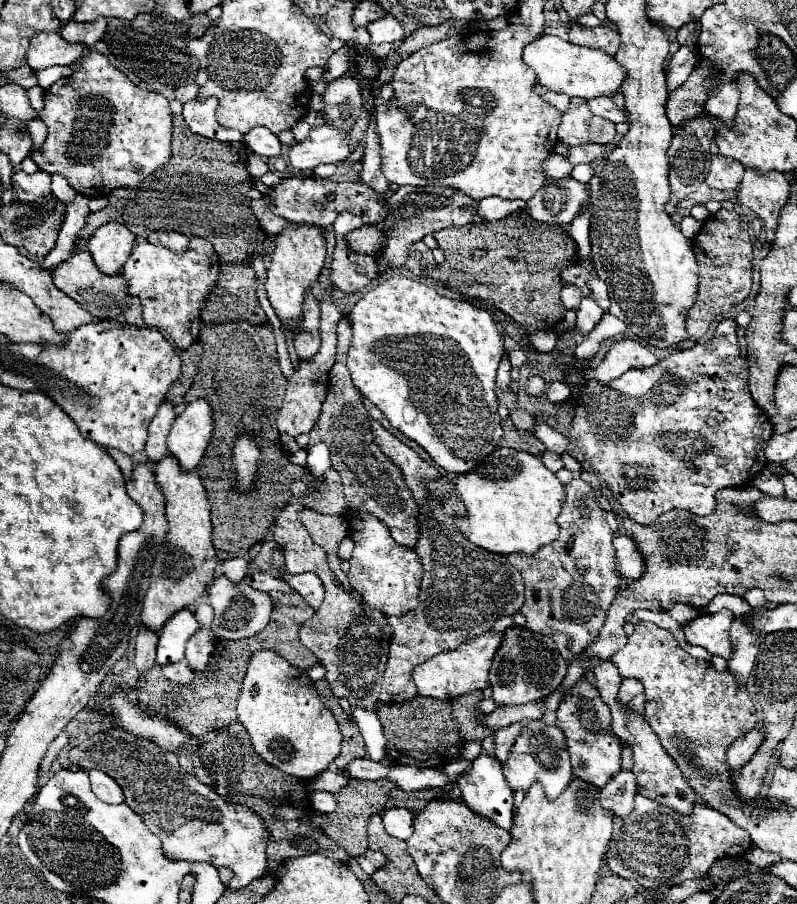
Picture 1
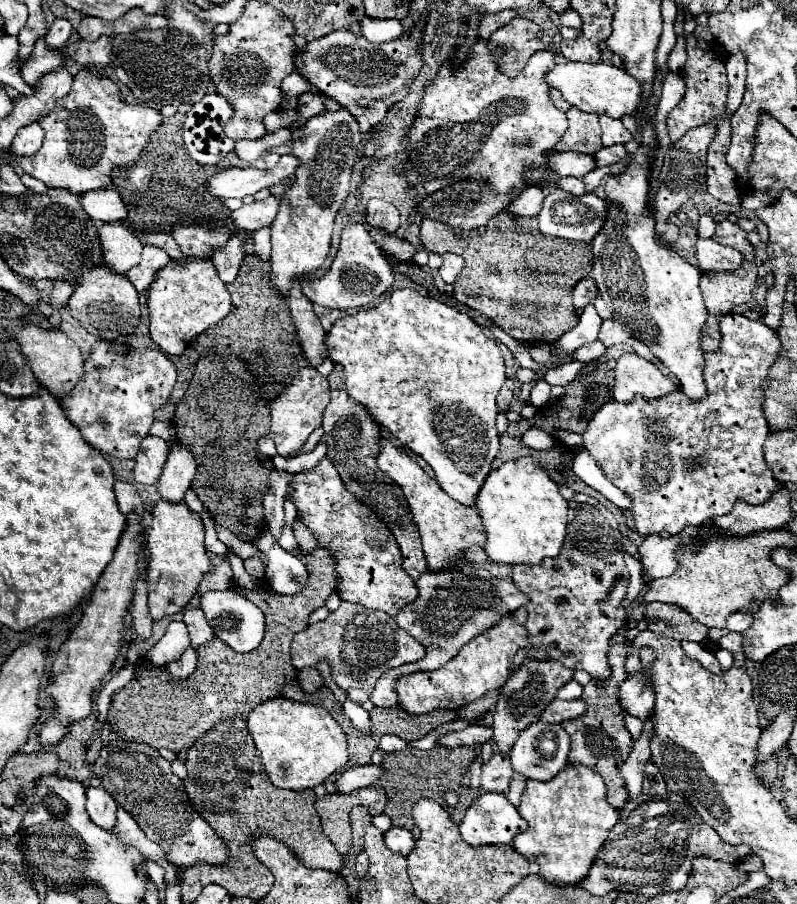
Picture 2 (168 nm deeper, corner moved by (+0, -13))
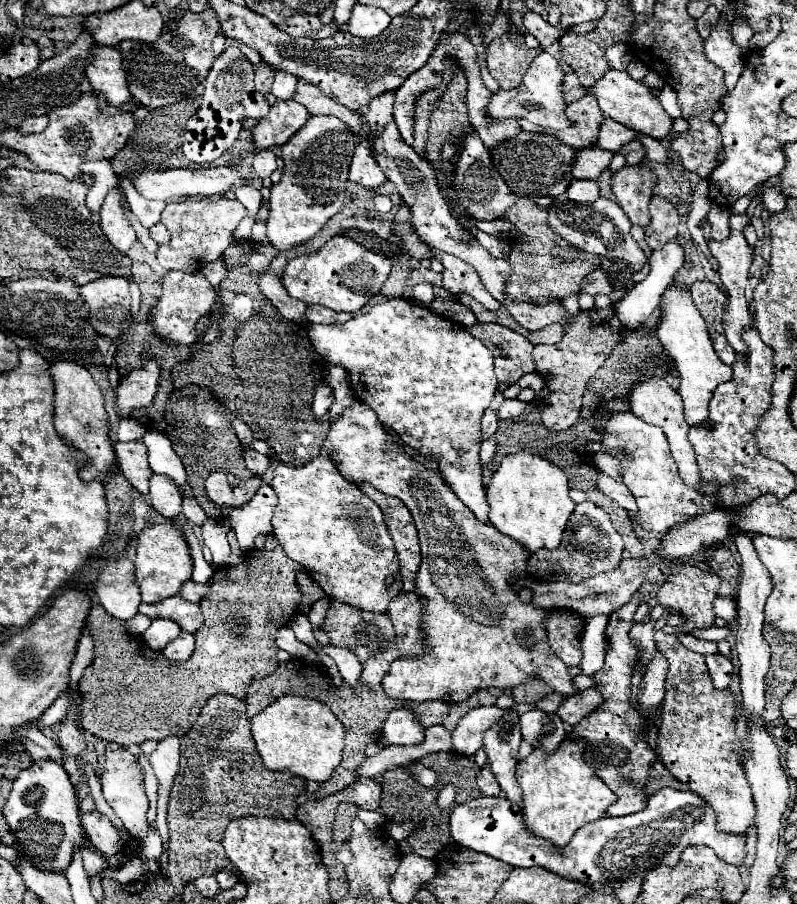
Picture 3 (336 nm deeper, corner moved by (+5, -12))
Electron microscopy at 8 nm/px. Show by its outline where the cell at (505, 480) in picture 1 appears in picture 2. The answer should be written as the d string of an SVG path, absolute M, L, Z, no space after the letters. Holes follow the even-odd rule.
M531 457L507 461L491 471L477 495L477 511L487 531L485 551L495 563L541 563L545 557L555 557L563 547L567 501L559 493L559 485Z

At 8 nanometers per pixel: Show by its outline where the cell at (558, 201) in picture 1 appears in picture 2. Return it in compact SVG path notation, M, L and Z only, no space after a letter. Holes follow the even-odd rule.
M553 189L545 197L543 209L539 213L539 231L545 235L553 237L563 237L563 239L577 239L577 241L593 241L595 235L601 231L605 225L605 215L607 215L607 203L599 199L593 193L585 193L583 197L569 195L563 189Z

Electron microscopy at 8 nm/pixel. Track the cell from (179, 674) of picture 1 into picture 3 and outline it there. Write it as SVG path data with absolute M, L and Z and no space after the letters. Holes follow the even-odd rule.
M182 632L176 640L172 640L164 650L164 656L174 662L186 662L194 652L194 636L190 632Z

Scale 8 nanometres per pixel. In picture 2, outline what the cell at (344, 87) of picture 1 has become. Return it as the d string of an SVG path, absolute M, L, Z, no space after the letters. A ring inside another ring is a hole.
M345 109L315 115L301 129L301 137L293 141L291 153L301 159L301 167L295 171L295 181L285 187L281 211L271 223L271 283L279 293L285 295L295 277L313 275L323 265L337 211L349 195L351 169L357 163L359 147L361 133L357 121Z

